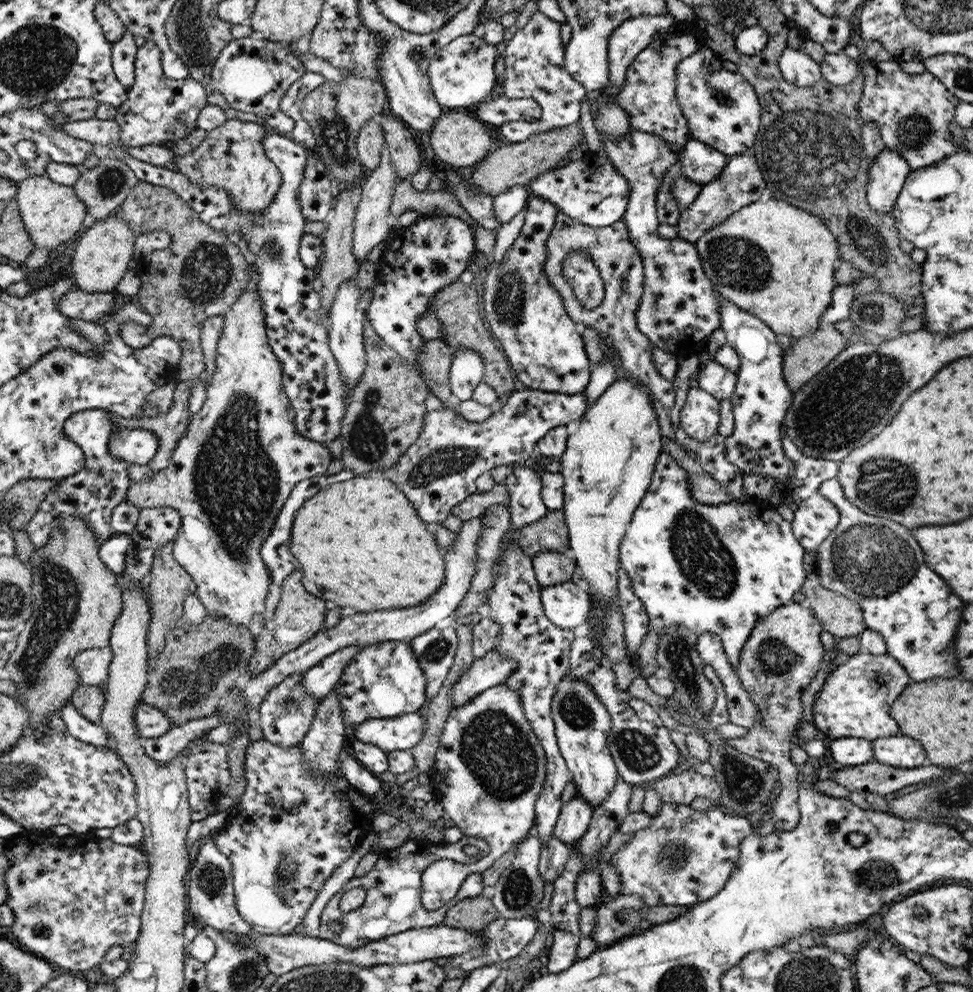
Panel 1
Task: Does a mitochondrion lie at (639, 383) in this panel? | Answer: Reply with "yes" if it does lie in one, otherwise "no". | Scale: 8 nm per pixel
no

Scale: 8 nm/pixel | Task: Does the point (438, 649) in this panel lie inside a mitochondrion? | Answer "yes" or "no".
yes

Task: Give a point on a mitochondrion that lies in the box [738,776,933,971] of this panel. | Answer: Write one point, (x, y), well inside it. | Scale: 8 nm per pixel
(875, 876)

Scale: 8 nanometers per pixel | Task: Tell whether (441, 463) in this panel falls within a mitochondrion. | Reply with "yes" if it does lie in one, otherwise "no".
yes

